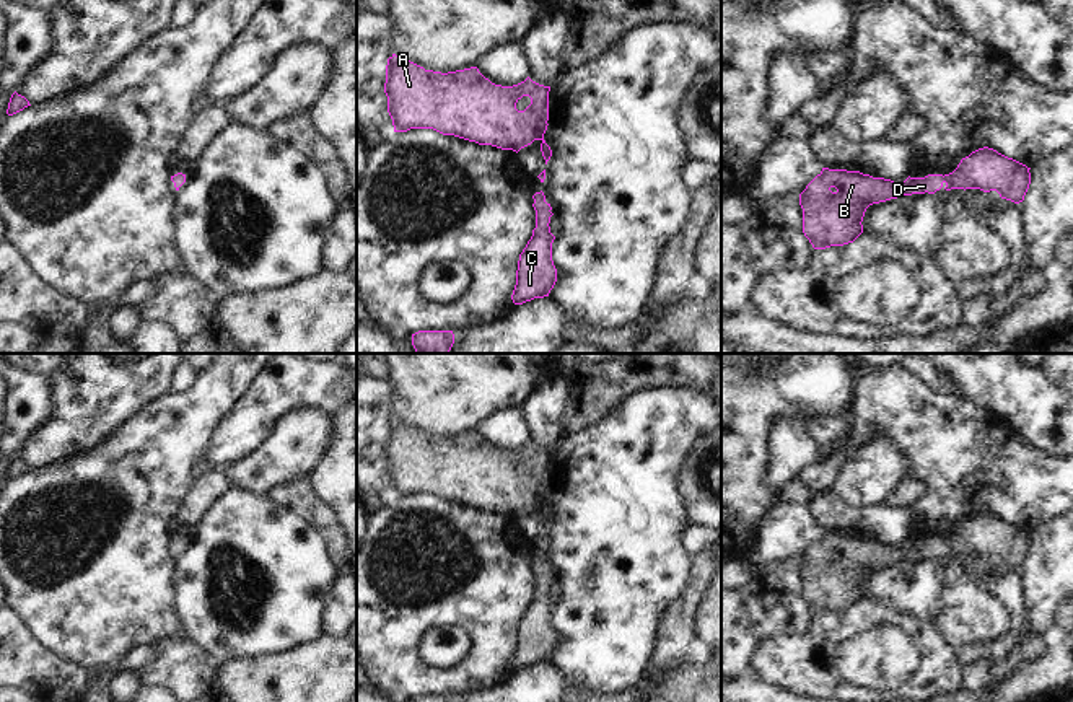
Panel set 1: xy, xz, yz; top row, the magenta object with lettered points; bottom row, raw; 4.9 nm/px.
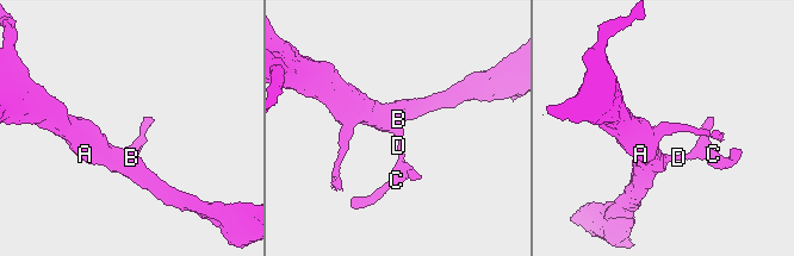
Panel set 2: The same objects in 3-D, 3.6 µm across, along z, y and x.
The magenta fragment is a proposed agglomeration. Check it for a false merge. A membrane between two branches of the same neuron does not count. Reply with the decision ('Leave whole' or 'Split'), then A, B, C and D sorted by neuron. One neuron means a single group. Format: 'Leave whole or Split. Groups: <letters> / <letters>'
Leave whole. Groups: A B C D

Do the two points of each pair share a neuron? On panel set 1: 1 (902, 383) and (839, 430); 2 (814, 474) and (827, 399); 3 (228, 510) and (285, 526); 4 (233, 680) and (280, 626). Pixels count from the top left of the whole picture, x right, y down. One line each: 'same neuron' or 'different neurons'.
1: different neurons
2: different neurons
3: same neuron
4: different neurons

